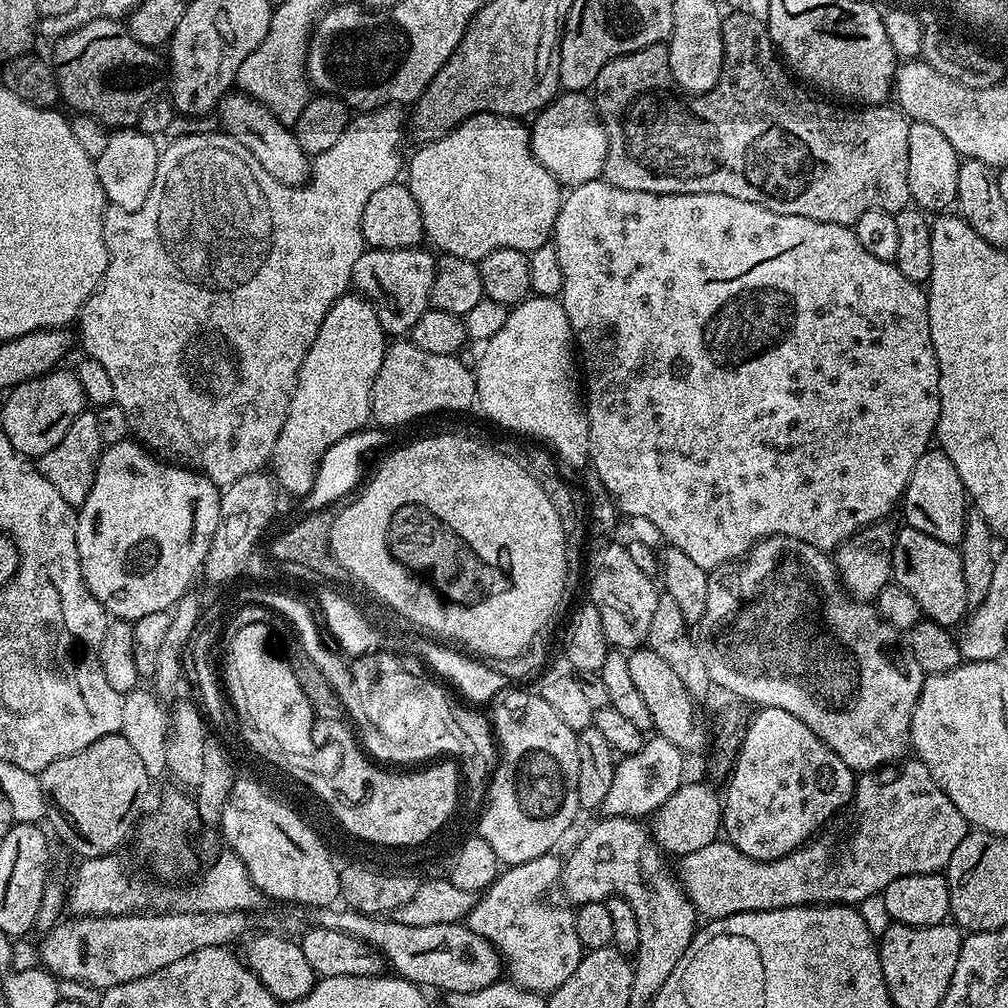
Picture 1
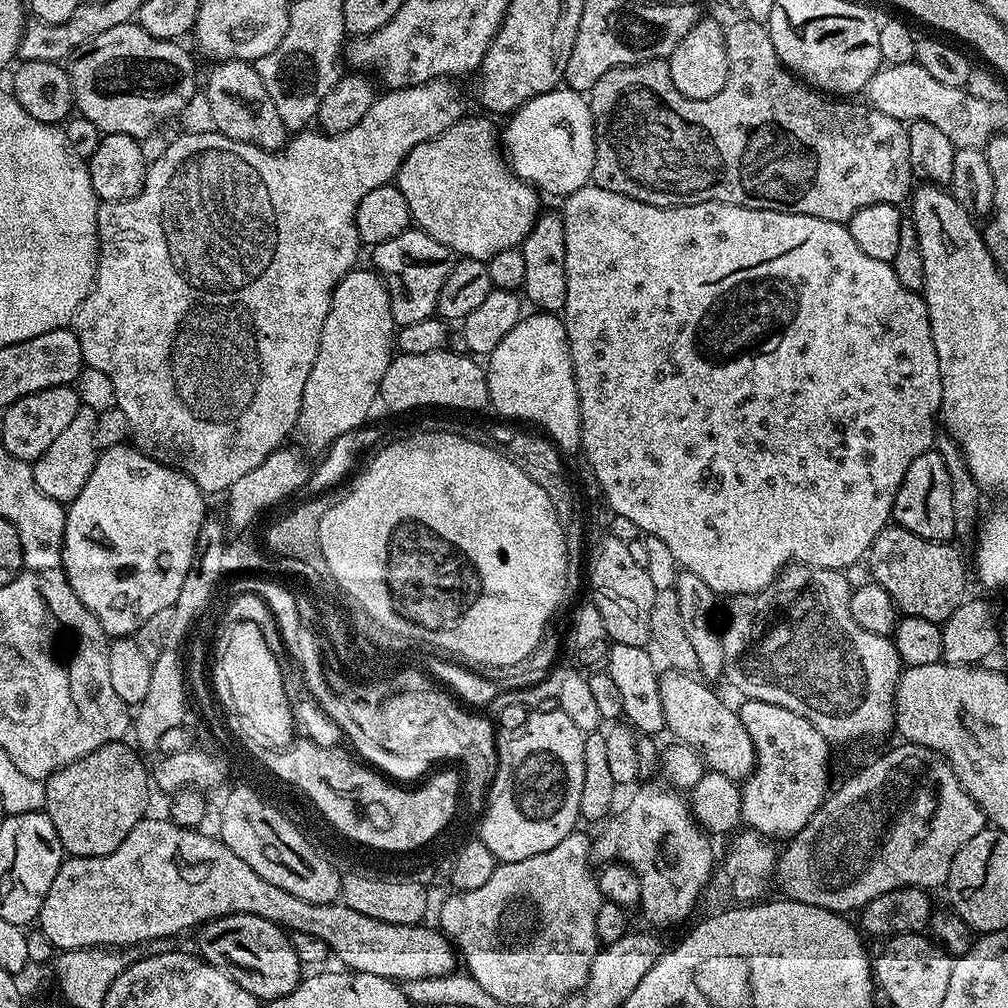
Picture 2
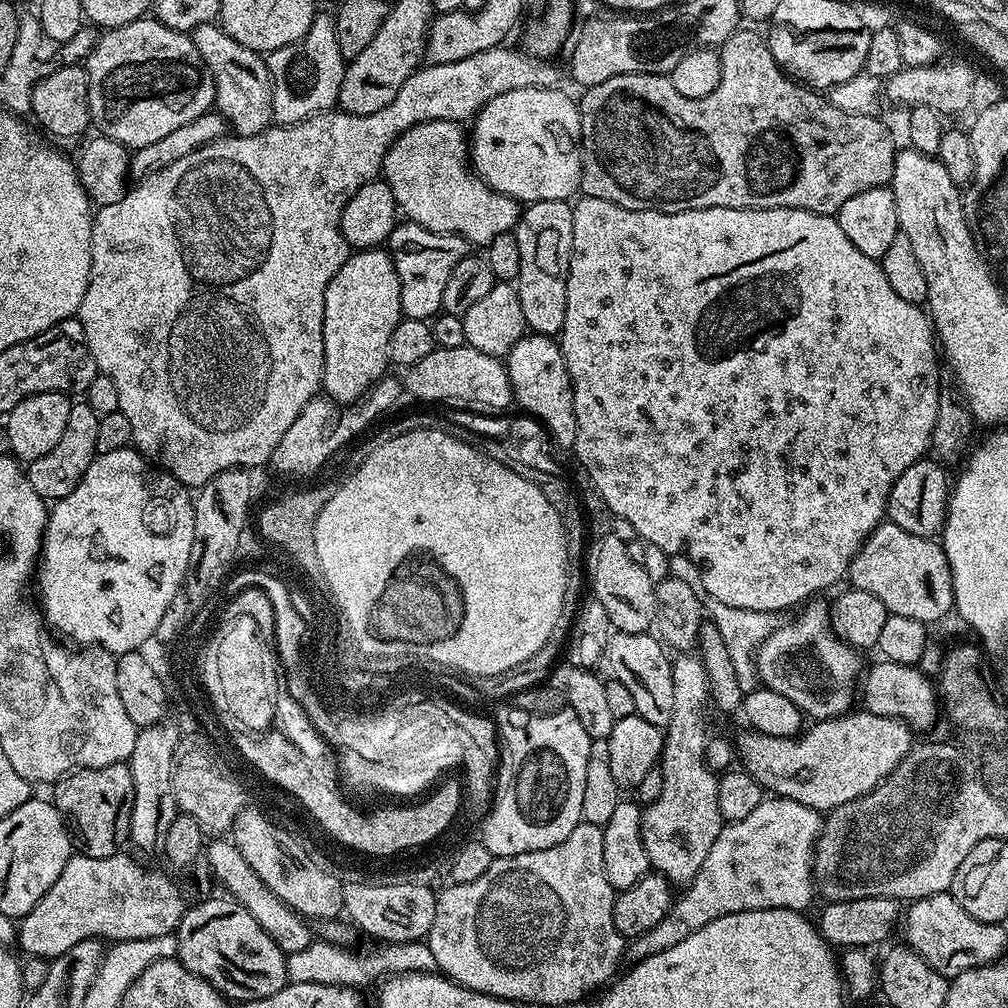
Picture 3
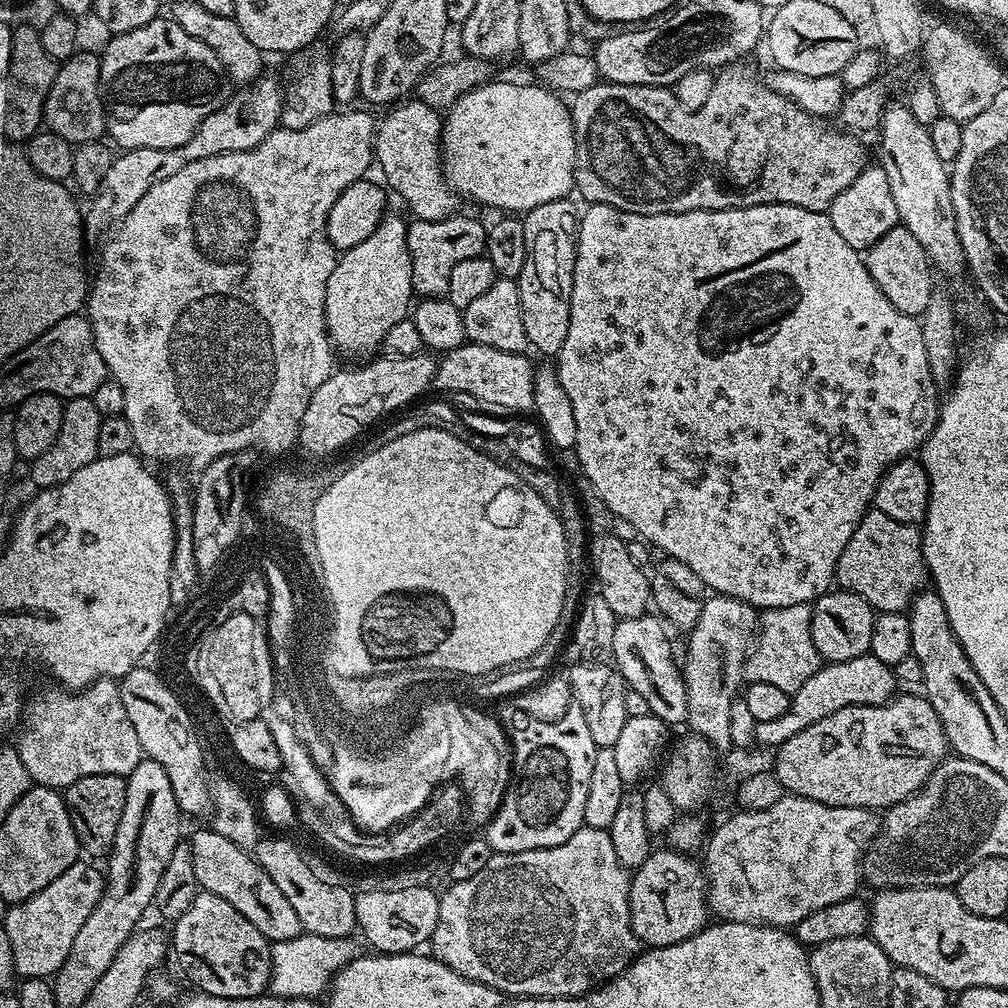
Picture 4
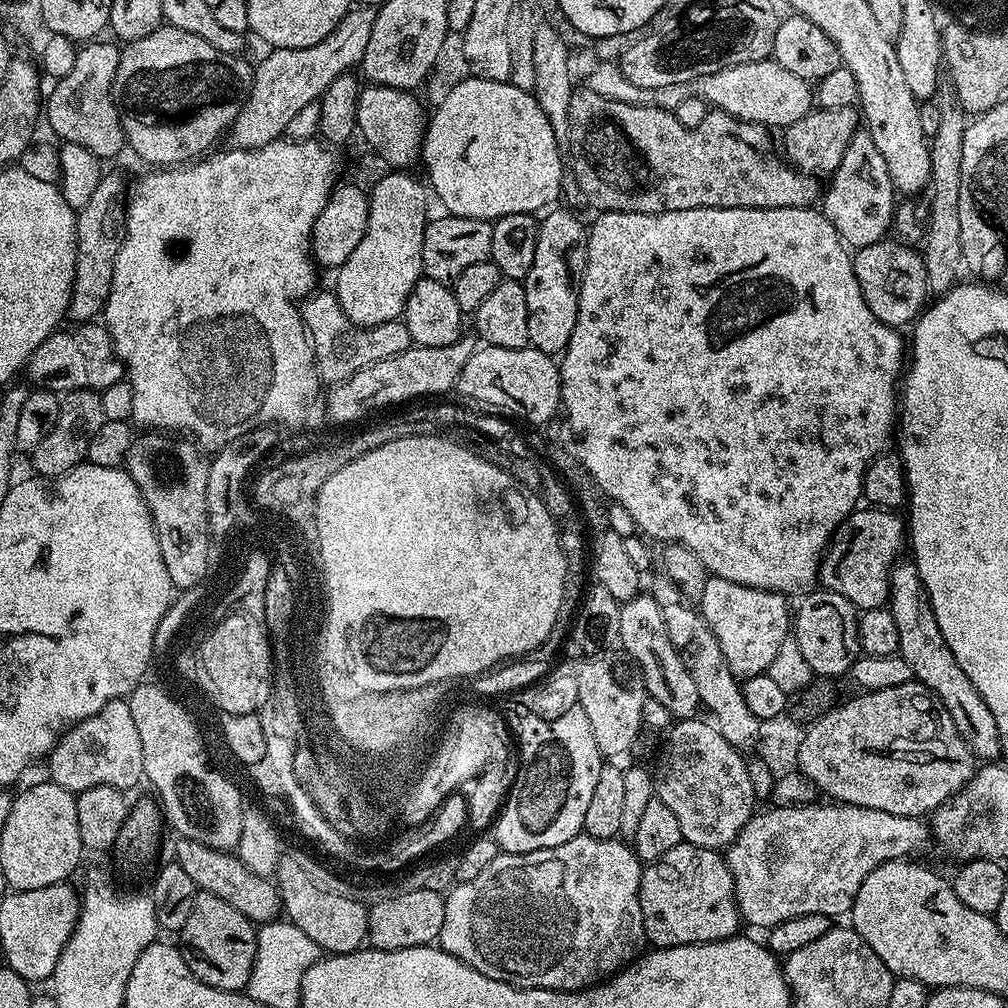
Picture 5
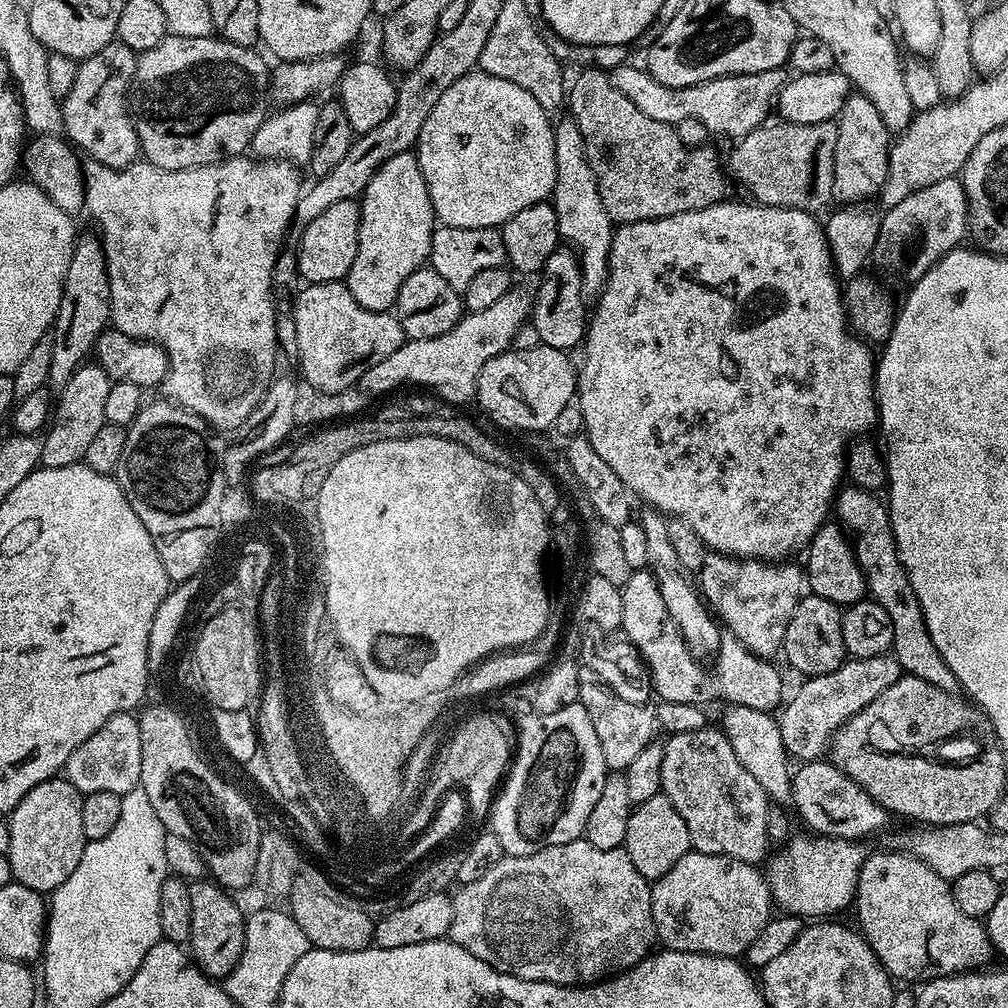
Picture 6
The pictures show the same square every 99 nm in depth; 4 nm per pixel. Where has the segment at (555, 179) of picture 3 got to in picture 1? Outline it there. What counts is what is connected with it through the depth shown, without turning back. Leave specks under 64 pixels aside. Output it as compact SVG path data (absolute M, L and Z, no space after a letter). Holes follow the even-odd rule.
M564 92L531 121L530 143L532 153L561 186L574 189L604 174L606 162L606 130L596 112L596 105L587 100L584 92Z

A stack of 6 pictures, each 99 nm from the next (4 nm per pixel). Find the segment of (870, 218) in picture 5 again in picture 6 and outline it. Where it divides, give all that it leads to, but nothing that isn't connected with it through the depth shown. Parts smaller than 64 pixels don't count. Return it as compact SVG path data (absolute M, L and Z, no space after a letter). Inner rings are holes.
M859 94L848 95L834 123L838 130L838 142L834 146L832 195L844 206L871 201L868 199L883 189L888 173L890 130L882 122L874 102Z

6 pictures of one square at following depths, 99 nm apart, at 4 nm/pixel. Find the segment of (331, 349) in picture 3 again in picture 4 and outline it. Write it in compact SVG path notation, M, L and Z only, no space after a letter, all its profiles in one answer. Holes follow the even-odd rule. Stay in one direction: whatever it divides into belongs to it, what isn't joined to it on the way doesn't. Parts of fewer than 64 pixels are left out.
M385 215L378 230L374 230L374 234L366 238L366 242L358 242L358 246L339 253L334 274L330 274L330 282L326 282L324 322L328 330L328 338L337 353L345 352L348 356L371 357L375 353L372 351L383 345L386 334L390 334L390 326L409 319L410 309L414 304L412 259L408 249L409 221L392 215Z

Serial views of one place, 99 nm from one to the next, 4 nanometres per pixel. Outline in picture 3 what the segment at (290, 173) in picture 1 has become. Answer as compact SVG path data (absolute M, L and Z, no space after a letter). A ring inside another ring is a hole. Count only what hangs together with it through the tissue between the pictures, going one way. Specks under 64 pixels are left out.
M216 22L193 28L190 35L198 54L204 59L205 69L214 78L214 86L216 87L214 108L224 117L227 127L237 136L253 136L273 127L272 75L268 72L267 59L261 53L242 46L242 42L234 42L234 38L230 38L230 34L226 34L226 30Z

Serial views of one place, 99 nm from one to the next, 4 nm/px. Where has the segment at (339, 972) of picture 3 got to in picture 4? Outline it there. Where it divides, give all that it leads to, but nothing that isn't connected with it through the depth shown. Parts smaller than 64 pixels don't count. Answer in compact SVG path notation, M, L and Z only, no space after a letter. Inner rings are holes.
M301 934L298 938L286 938L286 942L275 942L272 944L272 961L270 962L270 982L268 983L271 995L282 998L302 998L310 1000L319 997L329 991L332 980L349 964L356 959L355 939L352 936L342 938L322 938L321 936L309 936Z

